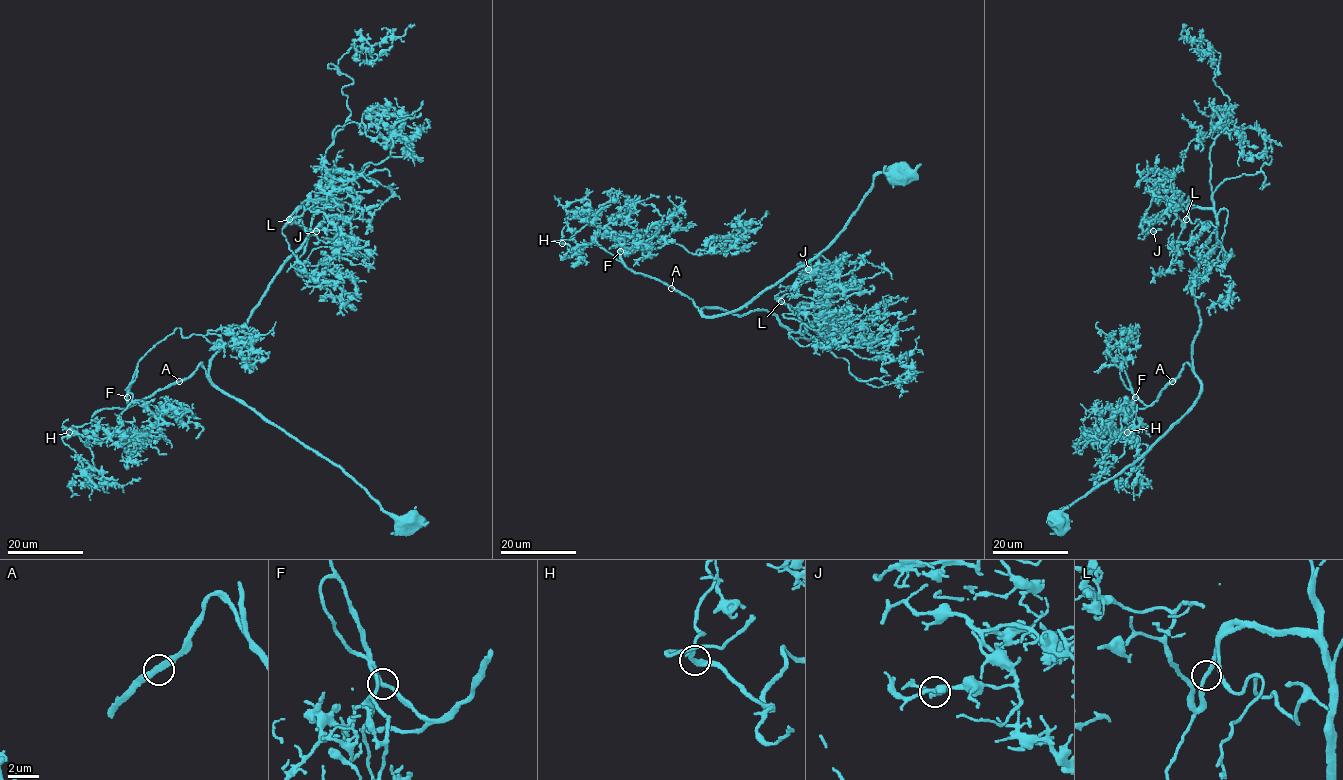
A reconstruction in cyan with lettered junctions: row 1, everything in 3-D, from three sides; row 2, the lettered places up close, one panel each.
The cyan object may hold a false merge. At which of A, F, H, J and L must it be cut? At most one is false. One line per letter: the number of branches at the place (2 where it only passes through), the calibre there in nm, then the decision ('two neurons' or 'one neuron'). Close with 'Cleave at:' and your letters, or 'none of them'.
A: 2 branches meet; 280 nm thick; one neuron
F: 2 branches meet; 280 nm thick; one neuron
H: 2 branches meet; 280 nm thick; one neuron
J: 2 branches meet; 280 nm thick; one neuron
L: 2 branches meet; 280 nm thick; one neuron
Cleave at: none of them

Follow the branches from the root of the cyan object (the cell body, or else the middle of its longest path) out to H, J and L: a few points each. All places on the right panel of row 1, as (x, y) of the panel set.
H: (1058, 522), (1196, 402), (1201, 383), (1186, 363), (1150, 405), (1129, 410), (1138, 440), (1128, 432)
J: (1058, 522), (1199, 394), (1195, 275), (1216, 248), (1217, 218), (1195, 206), (1183, 222), (1167, 208), (1153, 231)
L: (1058, 522), (1061, 509), (1131, 465), (1199, 397), (1195, 275), (1216, 248), (1217, 218), (1195, 206), (1185, 219)

